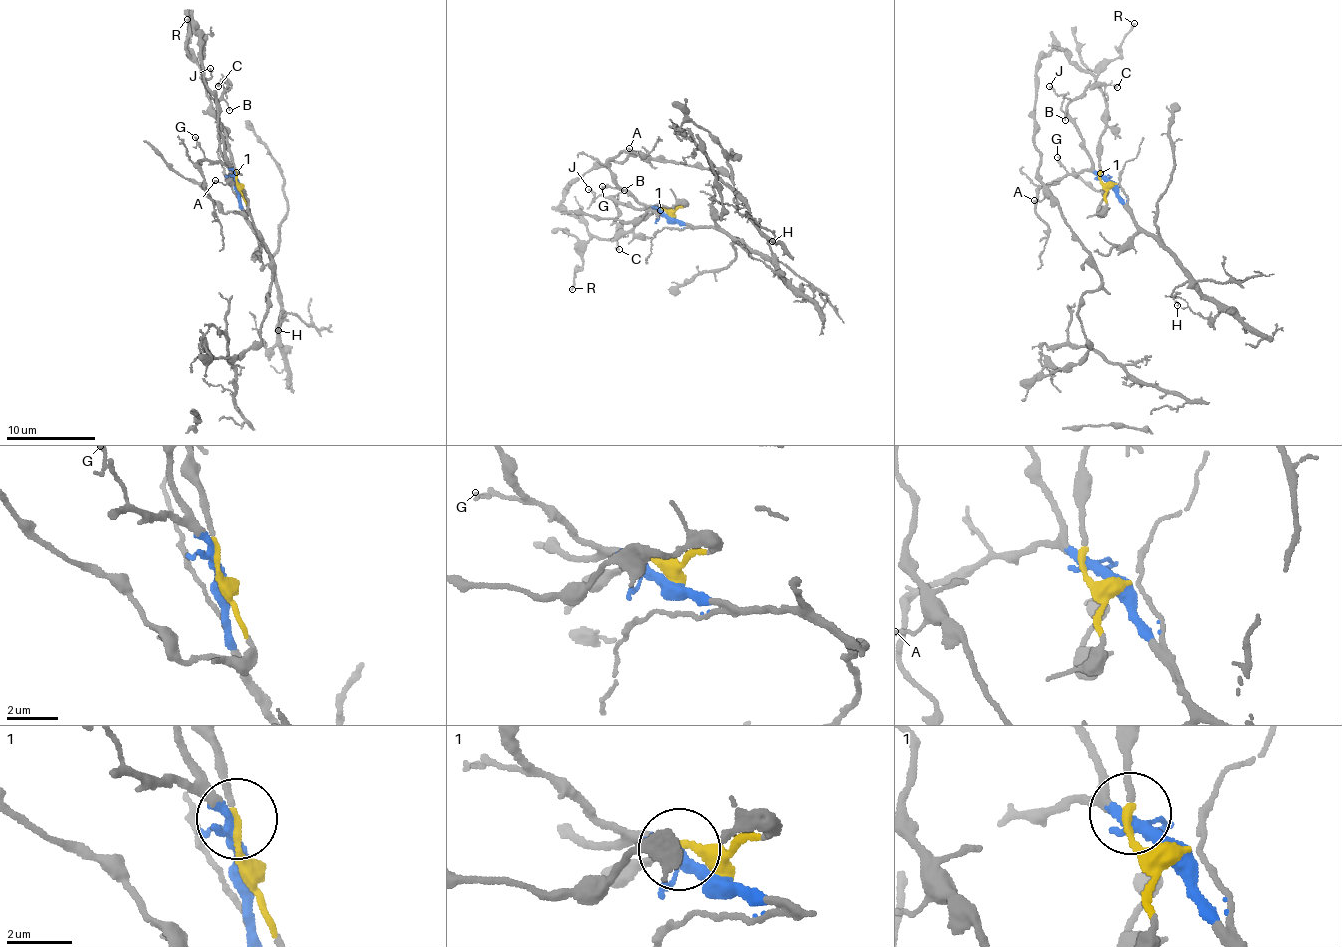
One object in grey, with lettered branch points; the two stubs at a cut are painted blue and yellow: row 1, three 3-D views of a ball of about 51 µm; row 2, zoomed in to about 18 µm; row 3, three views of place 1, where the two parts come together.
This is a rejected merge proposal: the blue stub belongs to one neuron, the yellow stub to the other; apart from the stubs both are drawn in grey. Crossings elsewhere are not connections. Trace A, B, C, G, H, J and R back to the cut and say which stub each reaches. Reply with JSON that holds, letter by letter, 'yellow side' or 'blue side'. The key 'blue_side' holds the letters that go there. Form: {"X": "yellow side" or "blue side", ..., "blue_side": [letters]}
{"A": "yellow side", "B": "blue side", "C": "blue side", "G": "blue side", "H": "blue side", "J": "blue side", "R": "yellow side", "blue_side": ["B", "C", "G", "H", "J"]}

